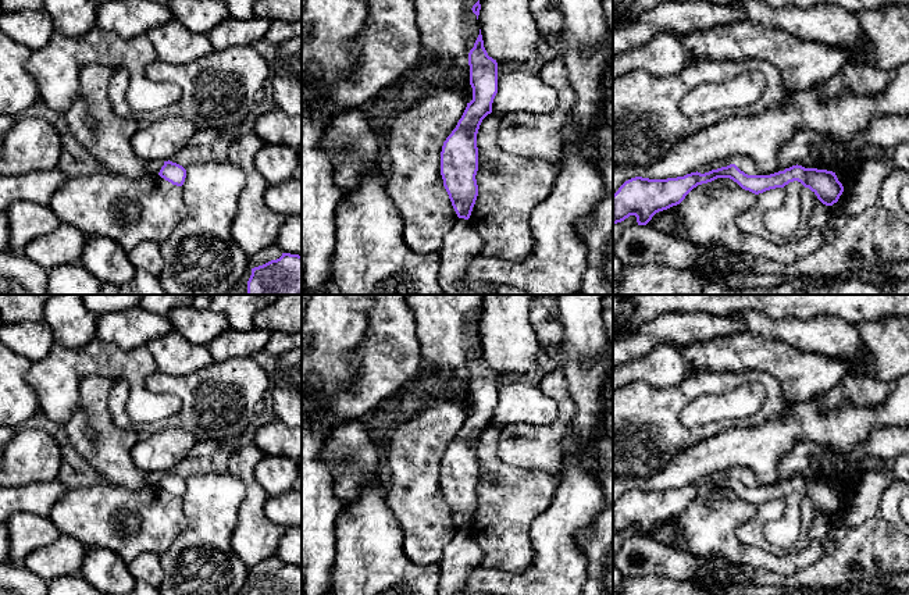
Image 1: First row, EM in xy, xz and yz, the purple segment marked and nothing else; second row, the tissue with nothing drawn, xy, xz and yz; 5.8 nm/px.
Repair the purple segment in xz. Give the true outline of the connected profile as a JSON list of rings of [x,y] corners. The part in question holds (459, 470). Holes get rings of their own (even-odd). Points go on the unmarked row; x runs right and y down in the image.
[[[480,341],[468,364],[473,411],[446,449],[441,463],[441,487],[452,517],[459,530],[468,531],[478,507],[477,445],[482,431],[492,424],[498,405],[498,374],[488,367]]]

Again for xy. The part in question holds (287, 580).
[[[282,564],[279,570],[252,580],[247,595],[302,595],[302,567]]]

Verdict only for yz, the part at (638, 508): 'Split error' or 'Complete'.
Complete

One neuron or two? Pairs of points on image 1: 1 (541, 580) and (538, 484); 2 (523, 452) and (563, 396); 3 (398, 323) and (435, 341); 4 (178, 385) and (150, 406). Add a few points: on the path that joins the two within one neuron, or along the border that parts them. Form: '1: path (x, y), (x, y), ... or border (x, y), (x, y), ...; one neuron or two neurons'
1: border (558, 485), (551, 505), (531, 524), (531, 545); two neurons
2: path (538, 445), (563, 420), (563, 412); one neuron
3: border (410, 309), (414, 317), (420, 362); two neurons
4: border (156, 370), (145, 385), (181, 408), (153, 423); two neurons

